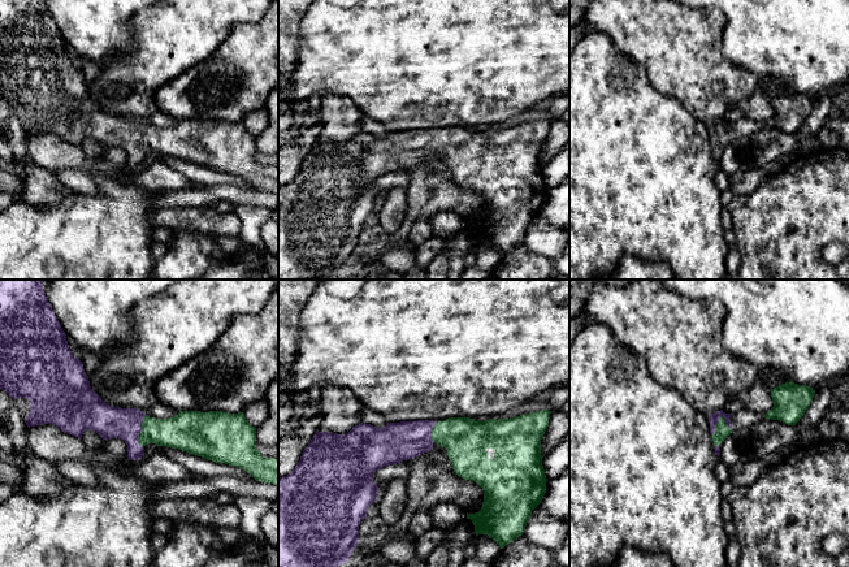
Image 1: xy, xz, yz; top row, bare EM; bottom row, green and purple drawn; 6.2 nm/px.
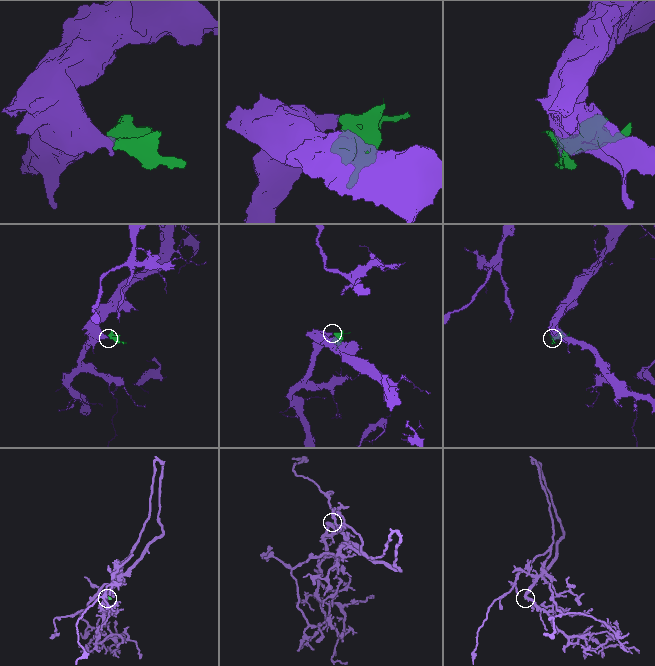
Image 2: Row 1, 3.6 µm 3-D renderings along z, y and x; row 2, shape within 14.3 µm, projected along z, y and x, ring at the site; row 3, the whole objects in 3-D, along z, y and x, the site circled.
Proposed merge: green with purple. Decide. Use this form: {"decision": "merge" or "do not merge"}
{"decision": "merge"}

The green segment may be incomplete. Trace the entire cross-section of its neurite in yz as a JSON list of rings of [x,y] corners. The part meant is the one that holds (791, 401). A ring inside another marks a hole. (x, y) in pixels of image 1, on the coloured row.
[[[785,382],[770,389],[774,407],[763,416],[796,425],[813,402],[815,390],[806,385]]]

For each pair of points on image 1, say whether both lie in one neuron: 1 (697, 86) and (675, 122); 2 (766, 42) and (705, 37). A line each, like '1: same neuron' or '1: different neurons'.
1: different neurons
2: different neurons

